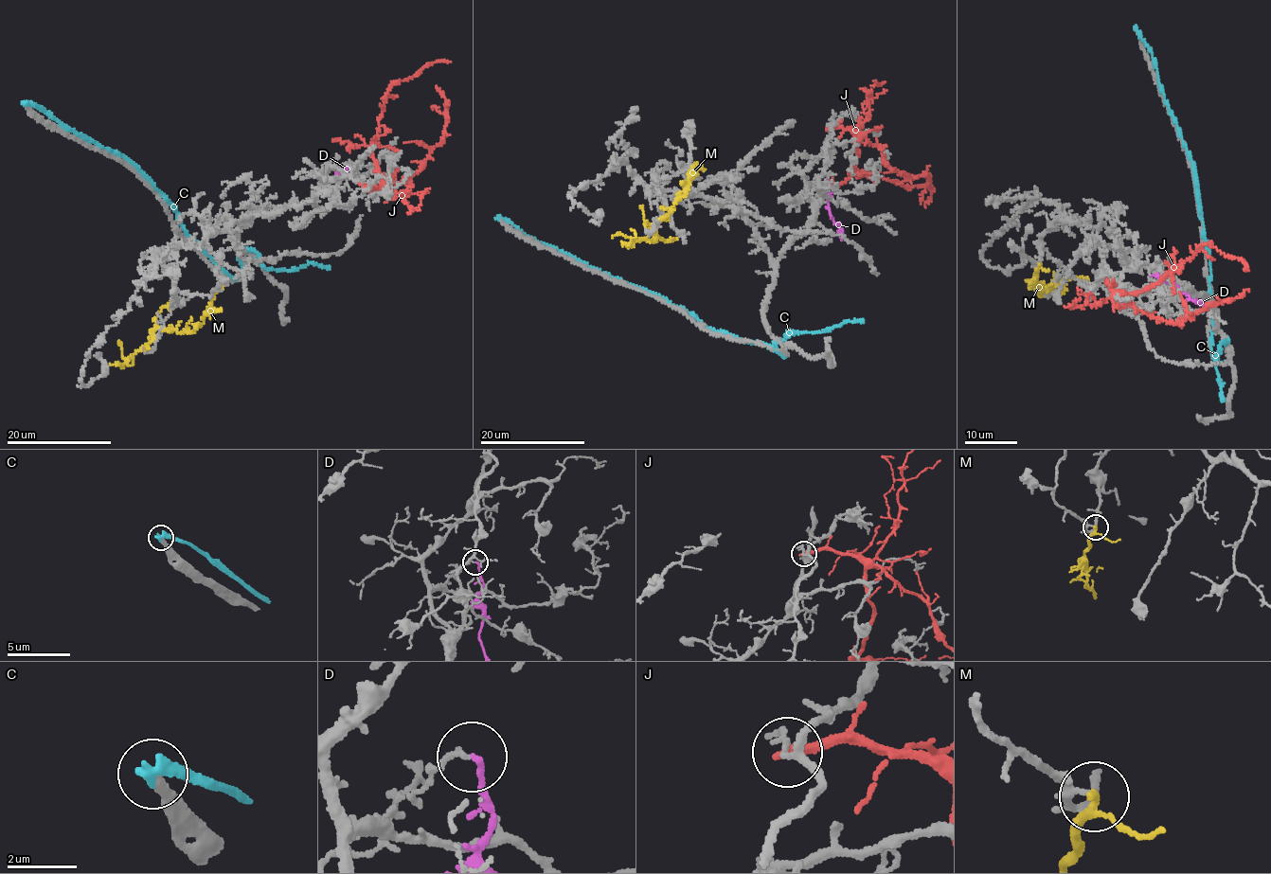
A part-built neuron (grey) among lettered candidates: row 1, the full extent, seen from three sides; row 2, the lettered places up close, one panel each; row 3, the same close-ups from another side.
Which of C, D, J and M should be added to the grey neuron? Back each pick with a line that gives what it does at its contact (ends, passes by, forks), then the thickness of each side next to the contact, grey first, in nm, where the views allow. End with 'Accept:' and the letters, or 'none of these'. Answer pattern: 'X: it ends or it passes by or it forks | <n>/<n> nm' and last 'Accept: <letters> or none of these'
Accept: none of these

